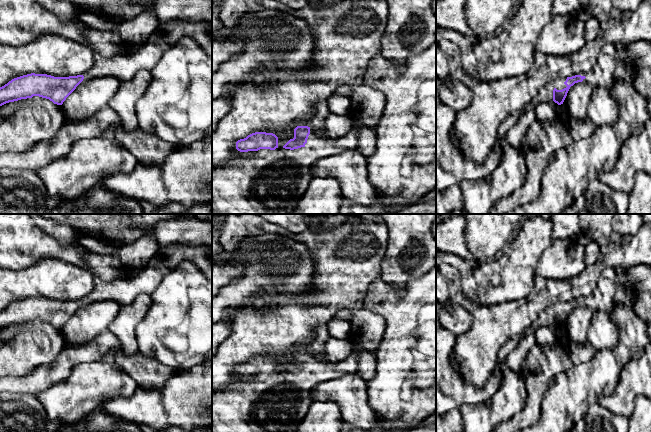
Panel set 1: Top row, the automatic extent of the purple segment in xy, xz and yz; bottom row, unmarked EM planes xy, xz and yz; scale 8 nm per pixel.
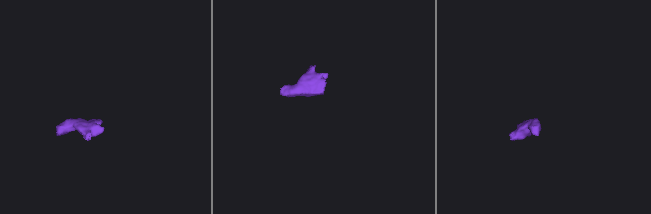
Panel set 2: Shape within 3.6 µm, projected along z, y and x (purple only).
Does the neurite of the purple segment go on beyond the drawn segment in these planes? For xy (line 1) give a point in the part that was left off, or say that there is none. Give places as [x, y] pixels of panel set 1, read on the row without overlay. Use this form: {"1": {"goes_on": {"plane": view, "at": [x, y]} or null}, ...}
{"1": {"goes_on": {"plane": "xy", "at": [123, 291]}}}

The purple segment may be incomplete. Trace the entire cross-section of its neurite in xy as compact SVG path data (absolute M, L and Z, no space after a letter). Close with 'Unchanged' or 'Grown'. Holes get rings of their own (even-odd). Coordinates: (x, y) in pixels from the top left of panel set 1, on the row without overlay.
M170 244L162 247L138 273L131 278L104 281L94 276L94 288L82 299L54 301L47 298L27 298L12 303L0 311L0 330L21 323L39 320L62 329L82 305L112 300L120 306L130 304L138 295L151 295L164 276L181 262L189 261L199 267L212 282L212 246Z. Grown

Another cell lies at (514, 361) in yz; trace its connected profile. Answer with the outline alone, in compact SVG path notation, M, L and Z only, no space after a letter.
M526 332L522 336L518 346L507 356L505 365L512 371L520 373L522 364L527 354L536 345L534 332Z

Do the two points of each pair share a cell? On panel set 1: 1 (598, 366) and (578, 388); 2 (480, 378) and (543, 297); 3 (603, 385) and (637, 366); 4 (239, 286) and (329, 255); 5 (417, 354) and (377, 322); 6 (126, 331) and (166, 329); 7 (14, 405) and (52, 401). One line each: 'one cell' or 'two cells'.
1: one cell
2: one cell
3: two cells
4: two cells
5: two cells
6: two cells
7: two cells

